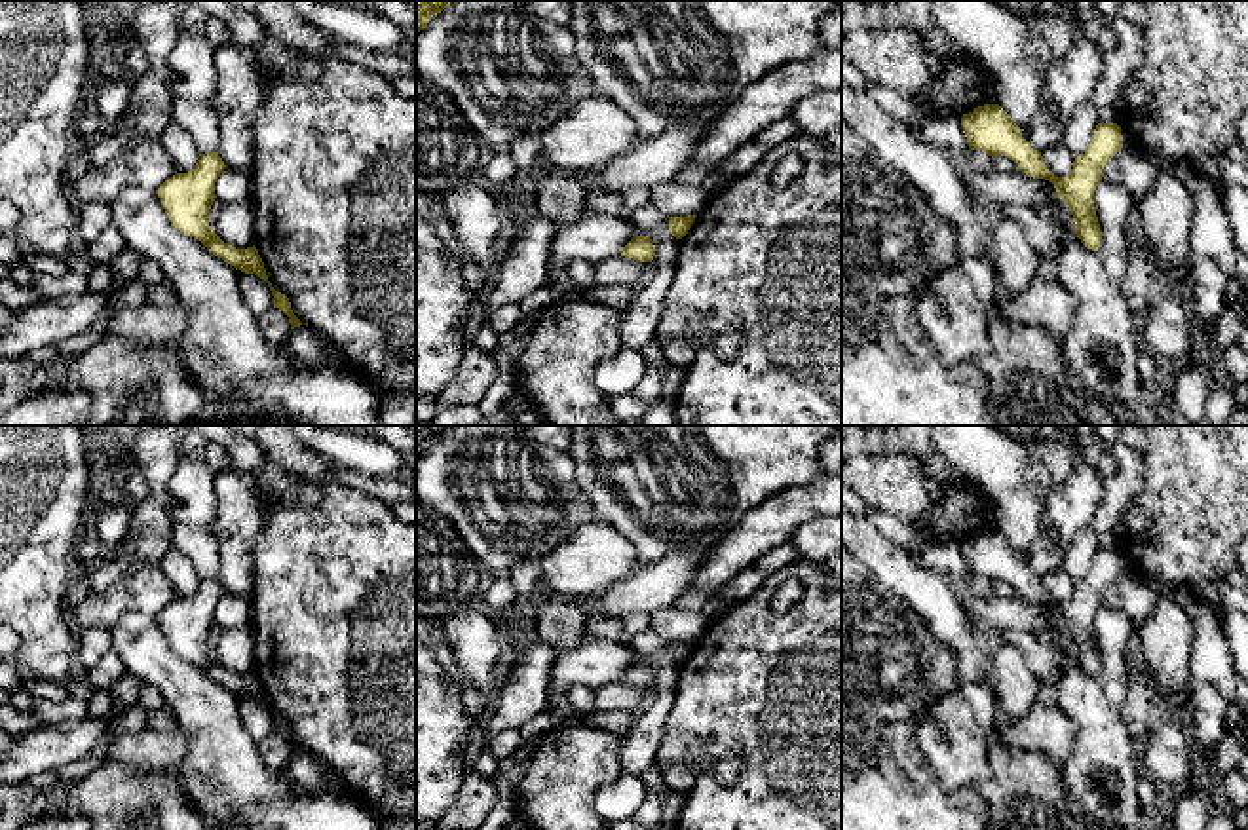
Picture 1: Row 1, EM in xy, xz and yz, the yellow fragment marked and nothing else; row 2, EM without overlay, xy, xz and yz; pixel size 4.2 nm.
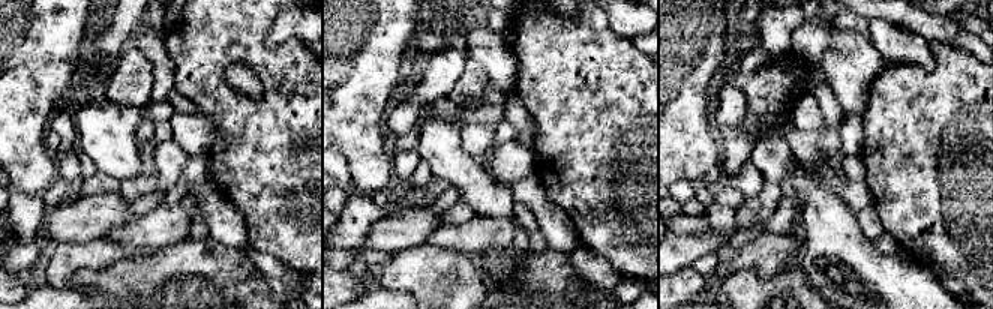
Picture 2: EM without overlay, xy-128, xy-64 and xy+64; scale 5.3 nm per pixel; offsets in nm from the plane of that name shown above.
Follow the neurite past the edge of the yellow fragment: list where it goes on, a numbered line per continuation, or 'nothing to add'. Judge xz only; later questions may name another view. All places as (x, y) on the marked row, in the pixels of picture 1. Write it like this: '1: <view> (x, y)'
nothing to add

